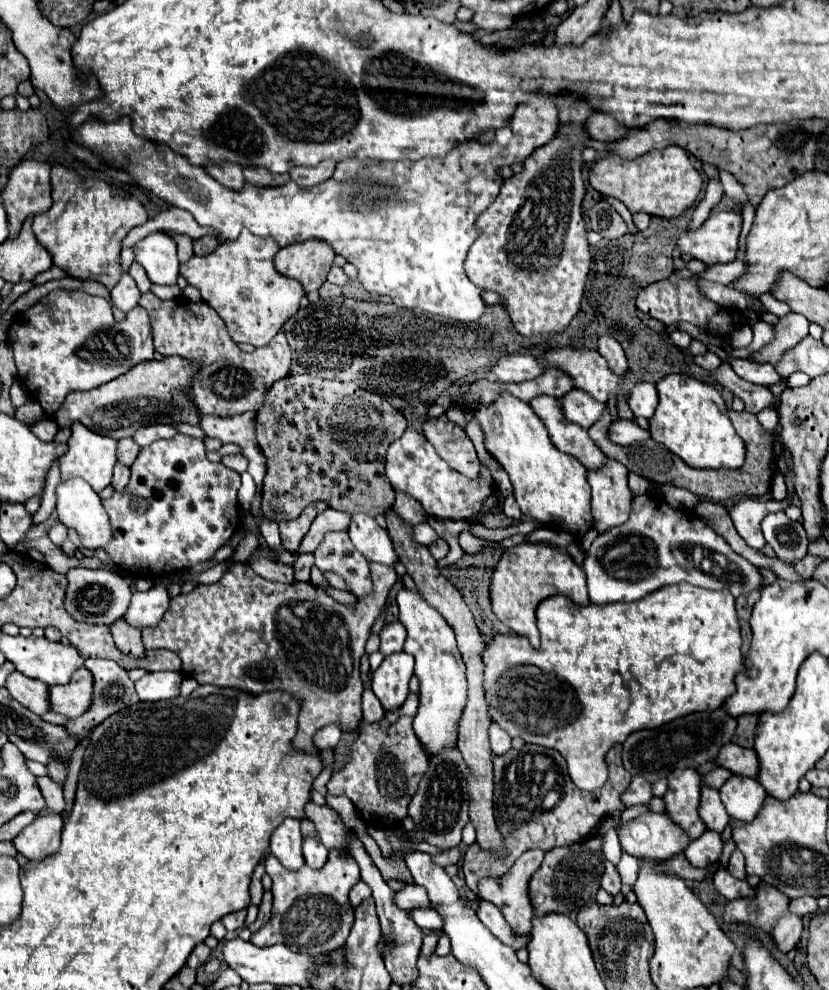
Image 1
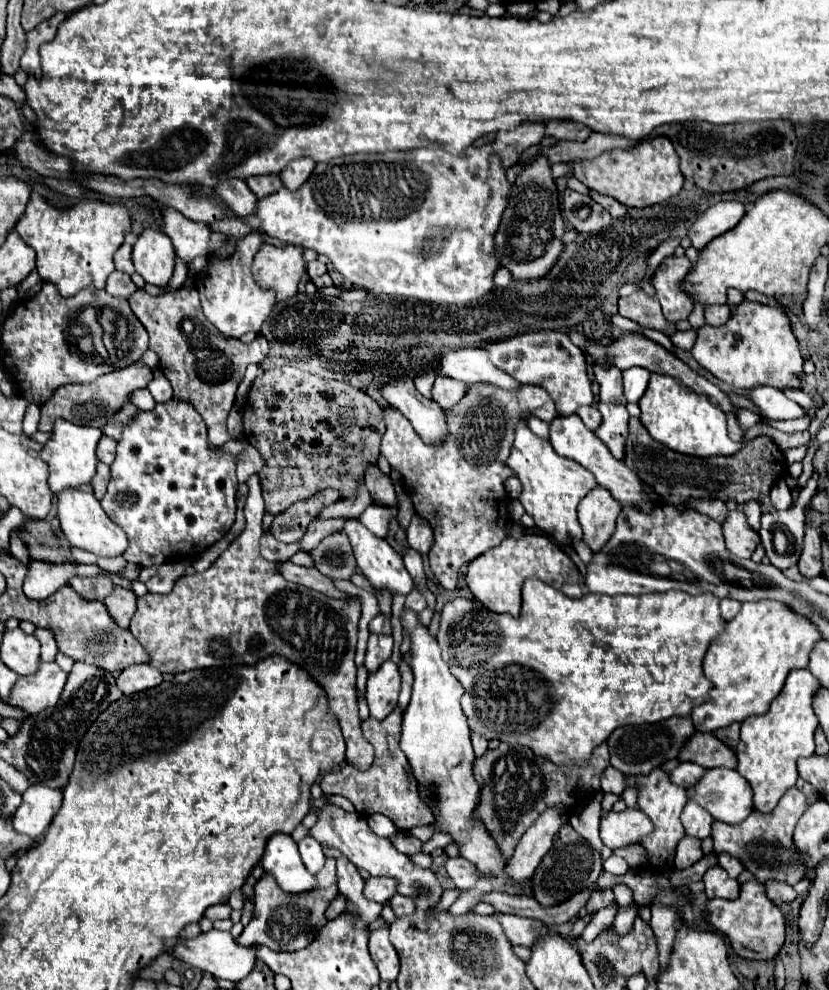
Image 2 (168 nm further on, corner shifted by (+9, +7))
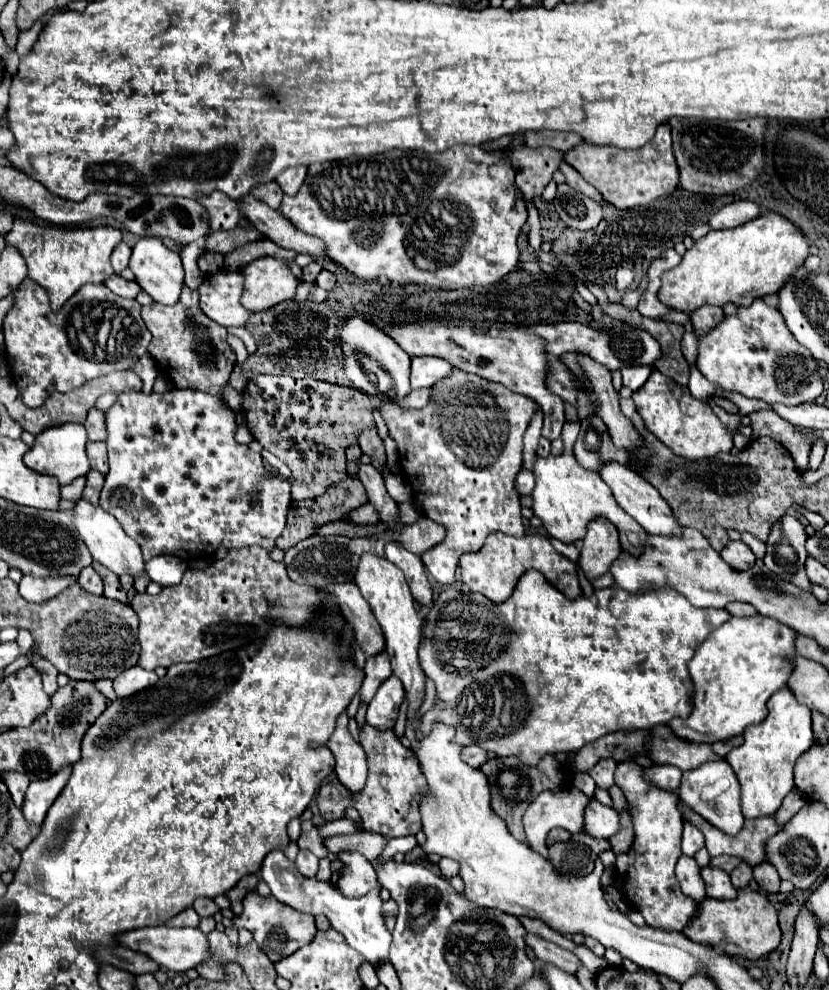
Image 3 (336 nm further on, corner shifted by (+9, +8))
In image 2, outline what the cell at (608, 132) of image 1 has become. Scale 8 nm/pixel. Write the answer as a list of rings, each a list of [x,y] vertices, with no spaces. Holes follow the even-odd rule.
[[[551,120],[545,124],[545,136],[555,140],[577,140],[583,142],[591,136],[591,130],[577,122],[563,122],[563,120]]]

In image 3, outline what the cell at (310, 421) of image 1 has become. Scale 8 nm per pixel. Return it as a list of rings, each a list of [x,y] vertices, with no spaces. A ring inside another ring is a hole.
[[[259,375],[251,379],[243,391],[243,413],[245,423],[251,431],[251,435],[273,455],[277,455],[293,475],[293,489],[291,499],[293,501],[305,501],[319,497],[329,485],[335,485],[347,477],[345,471],[345,449],[349,445],[357,443],[357,437],[363,433],[363,429],[375,427],[373,419],[373,403],[371,399],[345,385],[335,385],[327,381],[317,381],[313,377],[305,379],[293,379],[283,375]]]

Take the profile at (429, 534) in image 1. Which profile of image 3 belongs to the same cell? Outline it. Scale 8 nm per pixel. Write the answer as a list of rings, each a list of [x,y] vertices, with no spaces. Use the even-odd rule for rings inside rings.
[[[419,519],[411,525],[405,525],[401,531],[385,531],[387,541],[399,541],[403,547],[415,555],[423,555],[427,549],[435,547],[445,539],[445,531],[431,519]]]

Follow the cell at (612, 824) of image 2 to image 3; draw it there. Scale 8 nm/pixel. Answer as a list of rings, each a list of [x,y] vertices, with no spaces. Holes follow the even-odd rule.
[[[591,803],[585,809],[585,831],[591,837],[611,839],[619,831],[619,813],[601,803]]]

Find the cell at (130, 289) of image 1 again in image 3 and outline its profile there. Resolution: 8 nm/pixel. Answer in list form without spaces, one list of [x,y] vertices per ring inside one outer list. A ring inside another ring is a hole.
[[[113,273],[113,275],[105,281],[105,285],[107,285],[113,293],[117,293],[117,295],[121,295],[121,297],[135,297],[135,295],[139,293],[139,289],[141,289],[135,281],[127,281],[127,279],[123,279],[121,275],[117,275],[117,273]]]

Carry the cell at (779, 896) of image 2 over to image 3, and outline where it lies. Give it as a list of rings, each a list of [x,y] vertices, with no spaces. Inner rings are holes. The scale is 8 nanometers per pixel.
[[[763,863],[759,867],[753,867],[753,877],[765,893],[779,893],[781,877],[771,863]]]

